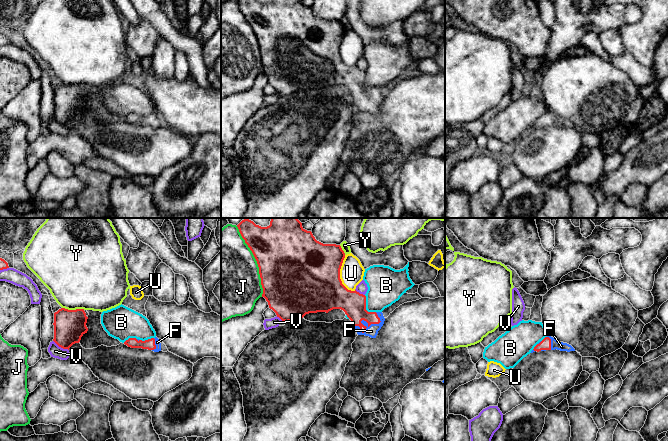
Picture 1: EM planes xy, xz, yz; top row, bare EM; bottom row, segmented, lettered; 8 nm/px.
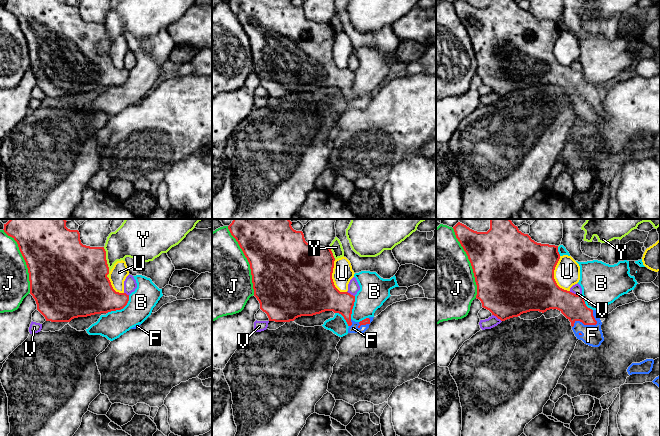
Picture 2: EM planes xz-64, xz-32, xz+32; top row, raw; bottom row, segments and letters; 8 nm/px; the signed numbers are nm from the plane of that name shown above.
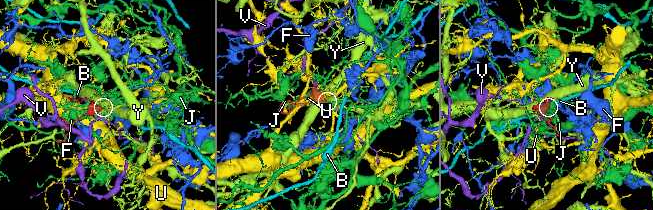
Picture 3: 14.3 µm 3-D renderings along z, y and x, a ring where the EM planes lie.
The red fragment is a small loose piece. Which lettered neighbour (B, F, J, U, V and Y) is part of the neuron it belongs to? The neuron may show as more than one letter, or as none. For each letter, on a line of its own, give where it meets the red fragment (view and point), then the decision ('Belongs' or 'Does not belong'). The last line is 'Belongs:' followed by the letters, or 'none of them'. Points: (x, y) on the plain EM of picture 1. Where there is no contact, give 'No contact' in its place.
B: Touches red at xz (365, 83). Does not belong
F: Touches red at xz (370, 100). Belongs
J: Touches red at xz (256, 36). Does not belong
U: Touches red at xz (339, 51). Does not belong
V: Touches red at xy (61, 123). Does not belong
Y: Touches red at xy (73, 86). Does not belong
Belongs: F

